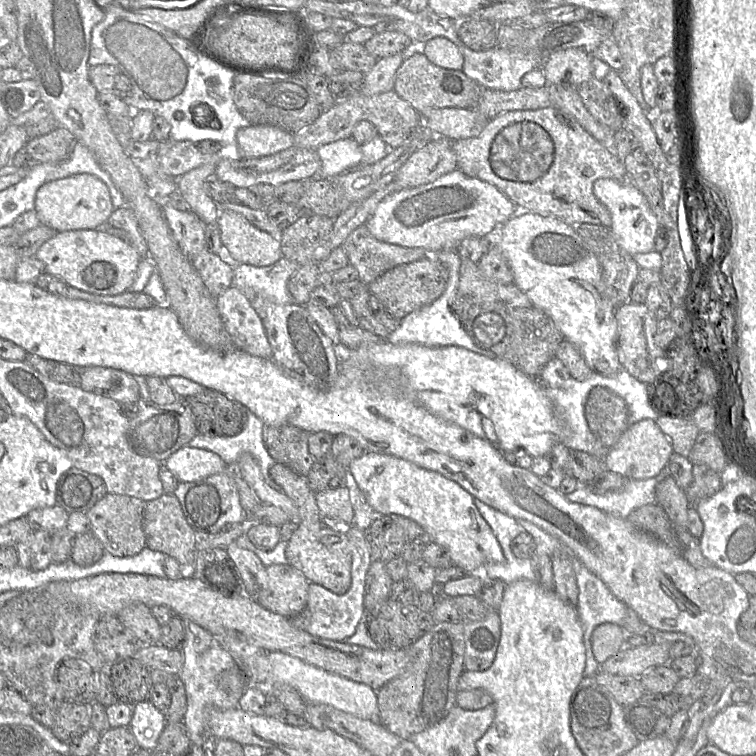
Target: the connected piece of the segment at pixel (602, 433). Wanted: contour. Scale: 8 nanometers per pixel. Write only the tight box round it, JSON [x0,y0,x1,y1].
[585,386,631,448]

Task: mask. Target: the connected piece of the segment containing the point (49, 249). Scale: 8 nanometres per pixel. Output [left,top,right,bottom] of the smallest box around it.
[35,229,141,295]

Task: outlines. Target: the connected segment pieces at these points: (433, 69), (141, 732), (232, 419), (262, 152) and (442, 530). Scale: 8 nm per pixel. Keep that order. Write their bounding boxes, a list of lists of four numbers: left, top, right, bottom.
[[394,49,484,113],[129,700,165,753],[181,389,249,436],[236,125,293,158],[347,452,504,574]]

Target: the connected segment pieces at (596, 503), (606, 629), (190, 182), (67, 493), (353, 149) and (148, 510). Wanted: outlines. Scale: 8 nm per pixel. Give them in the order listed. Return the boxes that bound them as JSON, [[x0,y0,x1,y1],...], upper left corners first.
[[566,464,670,519],[592,623,628,664],[177,163,220,225],[56,467,107,513],[316,137,362,179],[143,494,198,575]]

